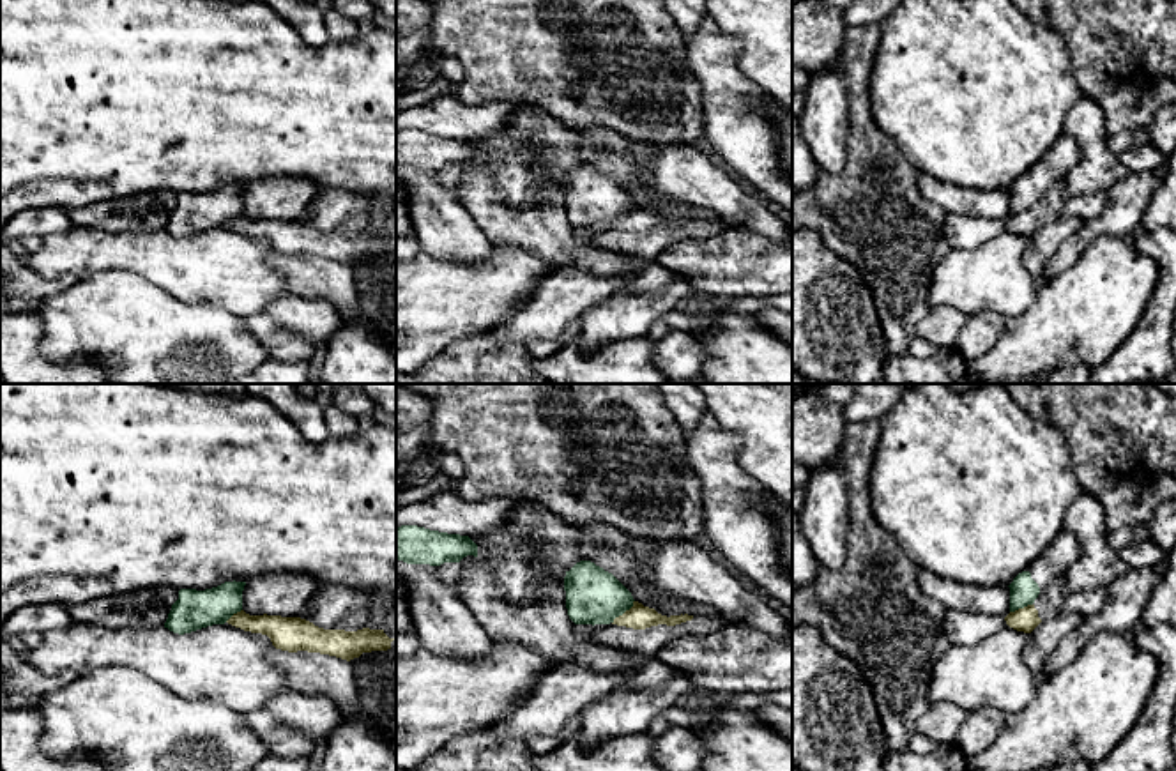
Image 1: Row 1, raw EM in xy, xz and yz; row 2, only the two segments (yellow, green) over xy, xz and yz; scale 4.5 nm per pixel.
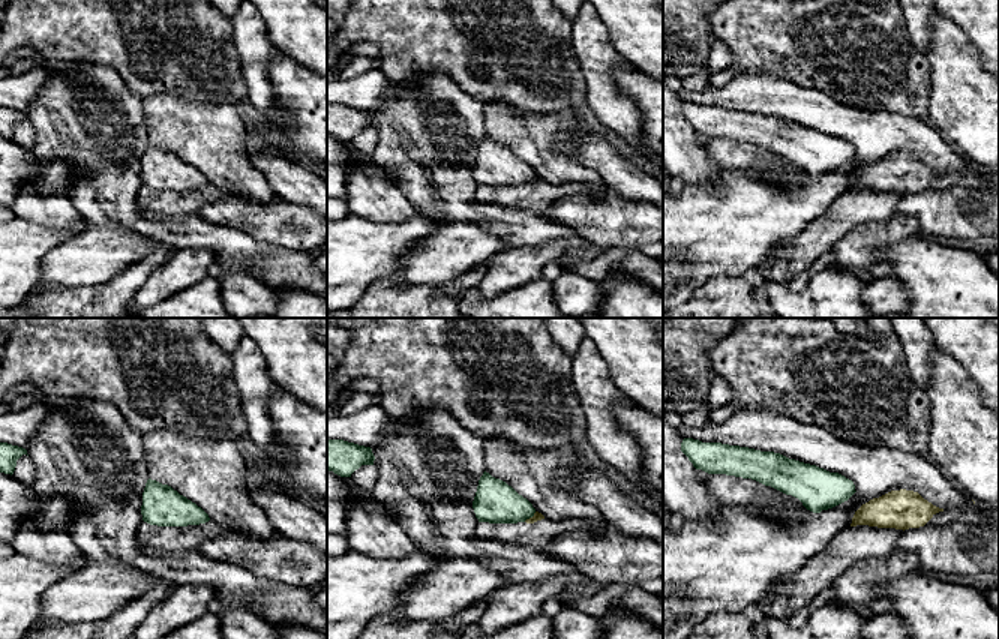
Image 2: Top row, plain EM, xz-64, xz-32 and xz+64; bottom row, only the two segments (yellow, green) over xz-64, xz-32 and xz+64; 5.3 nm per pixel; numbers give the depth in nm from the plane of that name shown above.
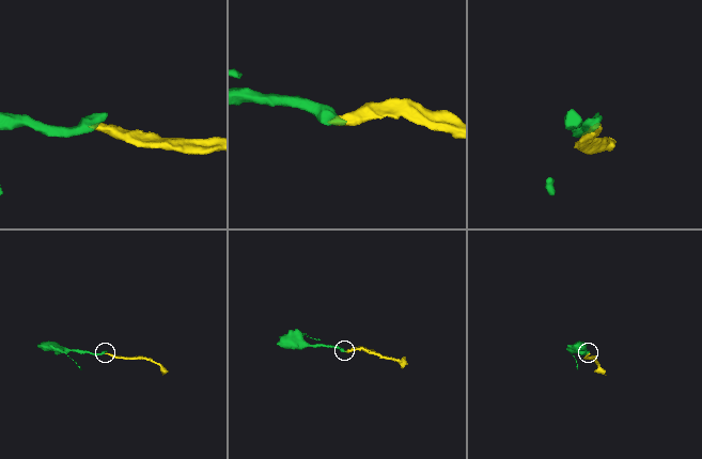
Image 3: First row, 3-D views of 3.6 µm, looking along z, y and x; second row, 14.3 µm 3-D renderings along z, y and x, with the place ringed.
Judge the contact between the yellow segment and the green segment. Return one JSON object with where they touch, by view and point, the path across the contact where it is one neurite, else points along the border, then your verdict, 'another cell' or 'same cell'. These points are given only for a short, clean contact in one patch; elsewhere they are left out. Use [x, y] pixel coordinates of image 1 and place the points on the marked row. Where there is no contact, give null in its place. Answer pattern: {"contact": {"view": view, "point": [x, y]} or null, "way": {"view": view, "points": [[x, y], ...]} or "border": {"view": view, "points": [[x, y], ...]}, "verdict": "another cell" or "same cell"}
{"contact": {"view": "xz", "point": [625, 612]}, "border": {"view": "xz", "points": [[633, 600], [612, 623]]}, "verdict": "another cell"}

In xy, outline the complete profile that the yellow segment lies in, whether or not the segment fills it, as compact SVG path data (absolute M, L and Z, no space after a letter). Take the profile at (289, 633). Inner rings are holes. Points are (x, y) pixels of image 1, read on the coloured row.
M233 614L228 624L251 633L267 635L276 649L320 653L341 660L359 658L363 653L387 651L391 642L384 630L357 631L324 630L301 617Z

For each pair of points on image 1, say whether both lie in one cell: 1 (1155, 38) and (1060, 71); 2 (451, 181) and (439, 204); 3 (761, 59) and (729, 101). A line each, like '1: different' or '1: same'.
1: different
2: different
3: different

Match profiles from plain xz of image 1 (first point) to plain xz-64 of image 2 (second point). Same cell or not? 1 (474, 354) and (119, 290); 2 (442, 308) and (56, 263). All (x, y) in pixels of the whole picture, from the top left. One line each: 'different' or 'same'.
1: same
2: different

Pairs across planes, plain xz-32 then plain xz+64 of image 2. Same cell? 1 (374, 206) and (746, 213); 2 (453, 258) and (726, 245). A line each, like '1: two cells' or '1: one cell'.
1: two cells
2: two cells

